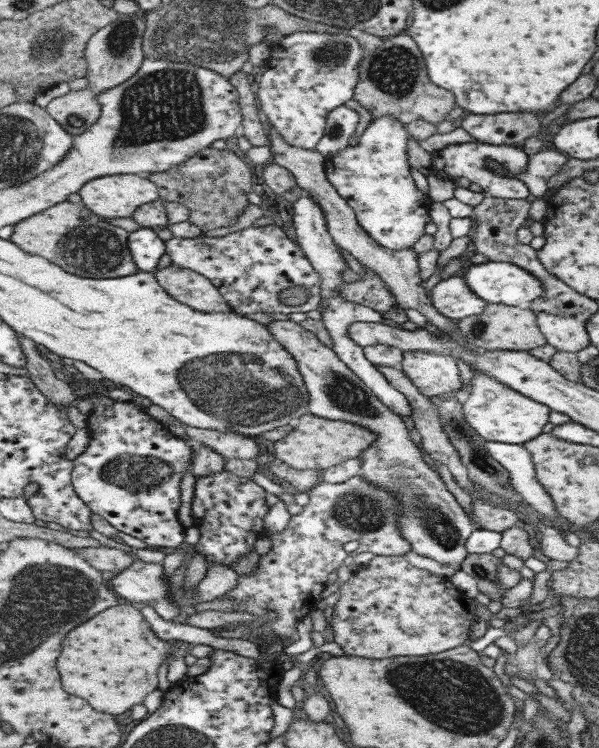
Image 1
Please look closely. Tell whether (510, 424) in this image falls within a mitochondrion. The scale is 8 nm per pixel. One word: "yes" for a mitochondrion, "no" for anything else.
no

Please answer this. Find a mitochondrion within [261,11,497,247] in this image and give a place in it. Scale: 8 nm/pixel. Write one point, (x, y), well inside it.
(395, 72)

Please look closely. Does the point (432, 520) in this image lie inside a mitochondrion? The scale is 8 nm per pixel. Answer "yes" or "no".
yes

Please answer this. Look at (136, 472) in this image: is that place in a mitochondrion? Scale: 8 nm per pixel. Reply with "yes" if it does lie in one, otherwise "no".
yes

